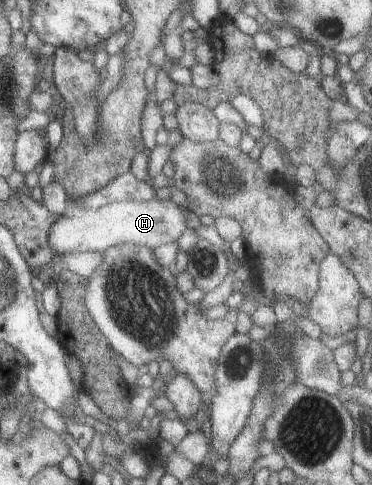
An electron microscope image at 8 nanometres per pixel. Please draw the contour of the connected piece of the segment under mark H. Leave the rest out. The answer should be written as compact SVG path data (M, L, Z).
M169 199L112 202L93 209L68 206L51 224L47 244L55 256L69 252L102 251L109 246L131 243L155 249L176 241L185 230L187 207L177 206Z

